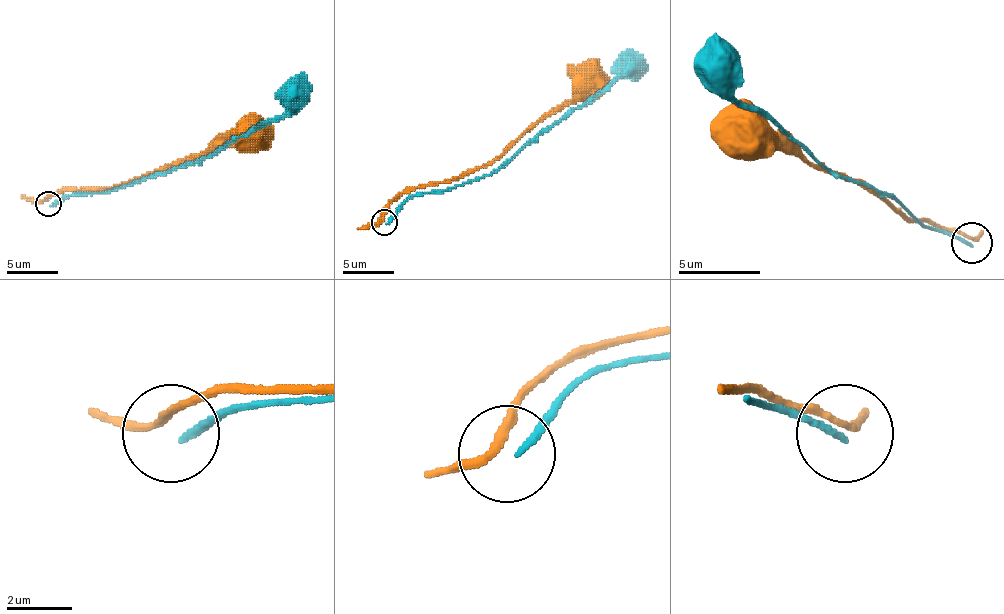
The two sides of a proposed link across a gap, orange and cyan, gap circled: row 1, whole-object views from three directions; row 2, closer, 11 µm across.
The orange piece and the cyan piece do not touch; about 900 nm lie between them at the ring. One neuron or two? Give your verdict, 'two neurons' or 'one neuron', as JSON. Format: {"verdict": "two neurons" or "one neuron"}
{"verdict": "two neurons"}

